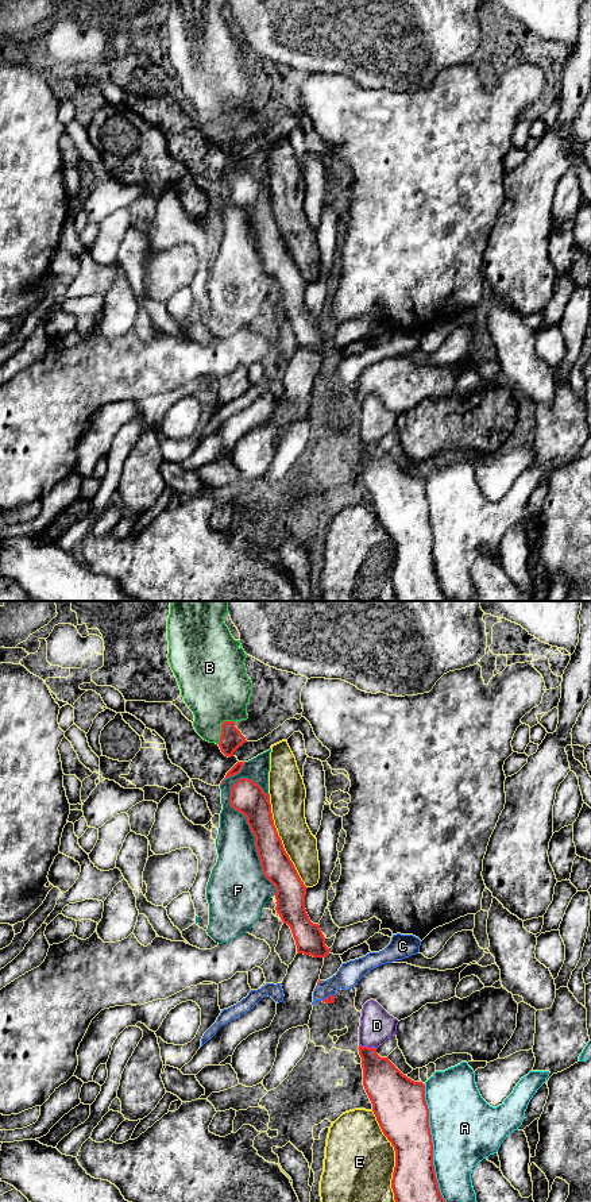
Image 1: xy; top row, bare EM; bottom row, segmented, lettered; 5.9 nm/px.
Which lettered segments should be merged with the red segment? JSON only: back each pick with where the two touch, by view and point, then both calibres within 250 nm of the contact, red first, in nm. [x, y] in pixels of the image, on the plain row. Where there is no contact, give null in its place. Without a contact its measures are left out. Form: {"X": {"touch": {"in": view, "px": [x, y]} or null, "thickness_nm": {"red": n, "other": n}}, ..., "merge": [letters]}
{"merge": []}

